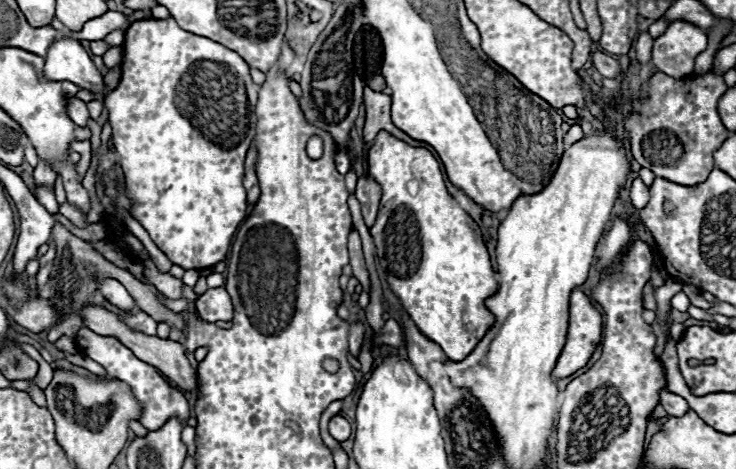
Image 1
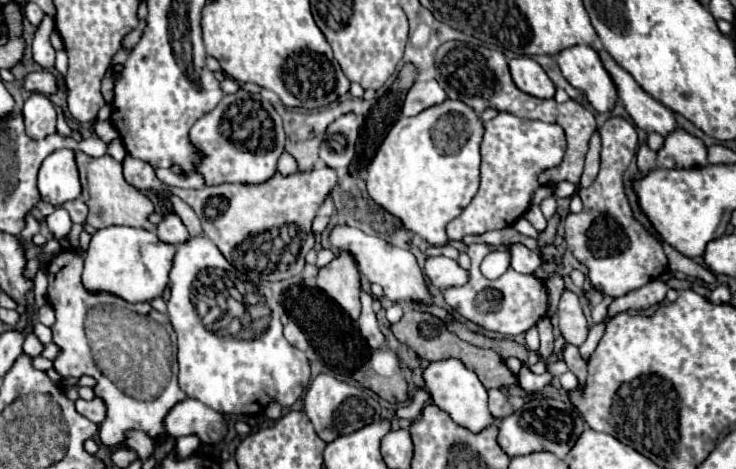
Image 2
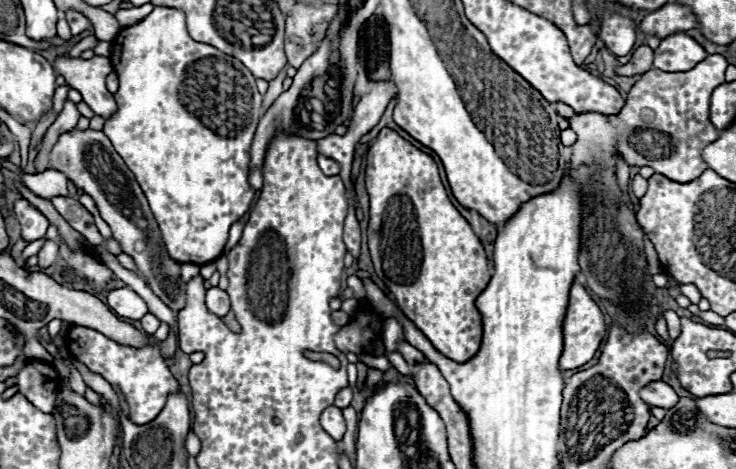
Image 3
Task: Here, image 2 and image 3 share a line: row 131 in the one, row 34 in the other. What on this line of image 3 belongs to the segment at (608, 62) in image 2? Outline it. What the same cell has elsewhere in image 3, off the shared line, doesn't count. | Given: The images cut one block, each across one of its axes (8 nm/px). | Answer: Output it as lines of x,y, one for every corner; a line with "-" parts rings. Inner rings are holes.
668,2
662,8
650,12
642,24
640,30
646,36
658,36
658,38
668,38
676,32
686,32
696,26
696,16
692,14
690,8

